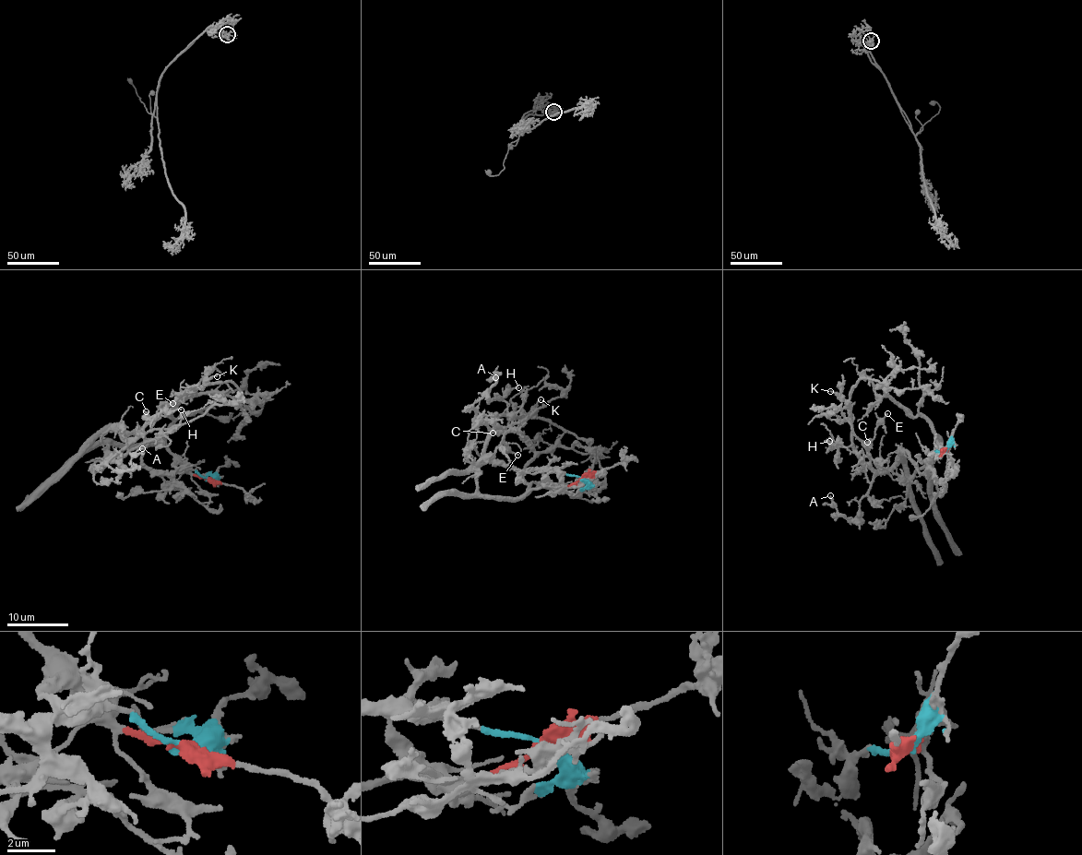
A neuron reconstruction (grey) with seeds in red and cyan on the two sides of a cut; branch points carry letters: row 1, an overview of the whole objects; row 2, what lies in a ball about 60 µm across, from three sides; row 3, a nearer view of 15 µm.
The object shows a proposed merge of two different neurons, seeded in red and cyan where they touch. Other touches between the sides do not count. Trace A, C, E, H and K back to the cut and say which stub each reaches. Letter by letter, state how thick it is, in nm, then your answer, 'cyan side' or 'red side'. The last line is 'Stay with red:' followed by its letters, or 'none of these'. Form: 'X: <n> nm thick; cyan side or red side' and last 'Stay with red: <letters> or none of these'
A: 180 nm thick; cyan side
C: 240 nm thick; cyan side
E: 160 nm thick; cyan side
H: 140 nm thick; cyan side
K: 150 nm thick; cyan side
Stay with red: none of these

